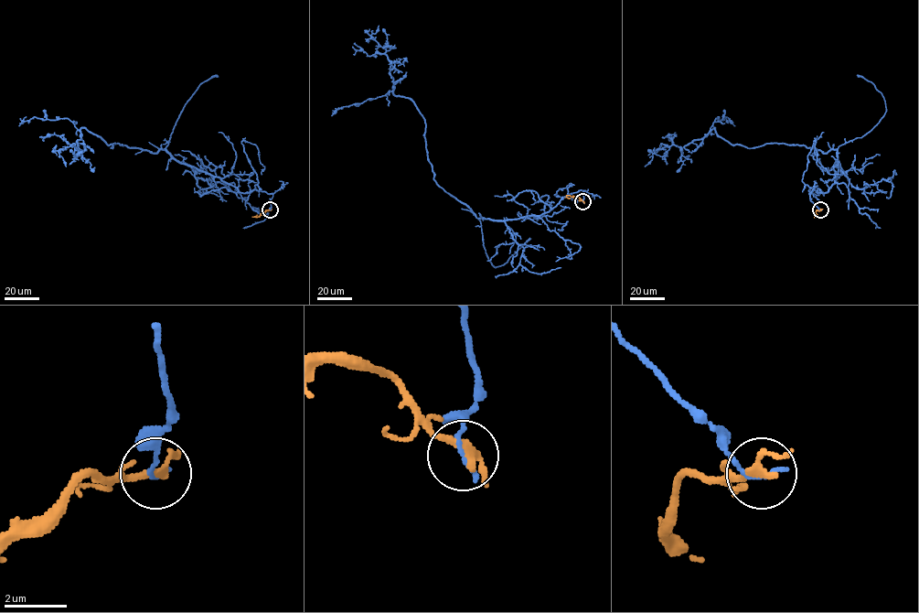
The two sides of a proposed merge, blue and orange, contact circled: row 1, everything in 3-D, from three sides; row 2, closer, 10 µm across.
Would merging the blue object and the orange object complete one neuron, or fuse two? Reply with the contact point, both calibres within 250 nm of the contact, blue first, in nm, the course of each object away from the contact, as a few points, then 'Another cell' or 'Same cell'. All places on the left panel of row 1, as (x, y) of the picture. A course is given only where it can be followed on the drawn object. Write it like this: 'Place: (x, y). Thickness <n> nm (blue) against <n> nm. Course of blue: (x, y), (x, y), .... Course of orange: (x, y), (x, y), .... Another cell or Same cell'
Place: (270, 209). Thickness 150 nm (blue) against 220 nm. Course of blue: (270, 209), (272, 193), (240, 192), (164, 149), (112, 148), (84, 128), (77, 147), (58, 151), (66, 166). Course of orange: (270, 209), (257, 215). Another cell

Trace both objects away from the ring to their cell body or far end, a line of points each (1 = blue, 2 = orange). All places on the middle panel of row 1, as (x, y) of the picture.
1: (582, 201), (580, 190), (492, 220), (450, 196), (424, 118), (393, 92), (379, 26)
2: (582, 201), (579, 197), (566, 196), (570, 198)

